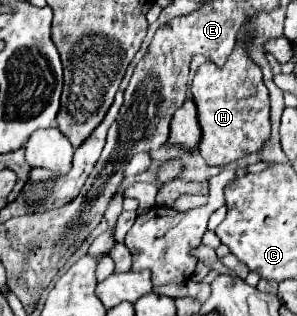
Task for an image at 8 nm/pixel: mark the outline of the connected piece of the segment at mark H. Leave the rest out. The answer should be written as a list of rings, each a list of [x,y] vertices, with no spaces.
[[[253,31],[243,33],[223,67],[207,61],[195,71],[191,93],[197,103],[199,125],[203,131],[199,153],[209,165],[225,167],[233,161],[249,157],[251,153],[259,155],[271,137],[269,91],[263,83],[261,67],[249,57],[251,39]]]

